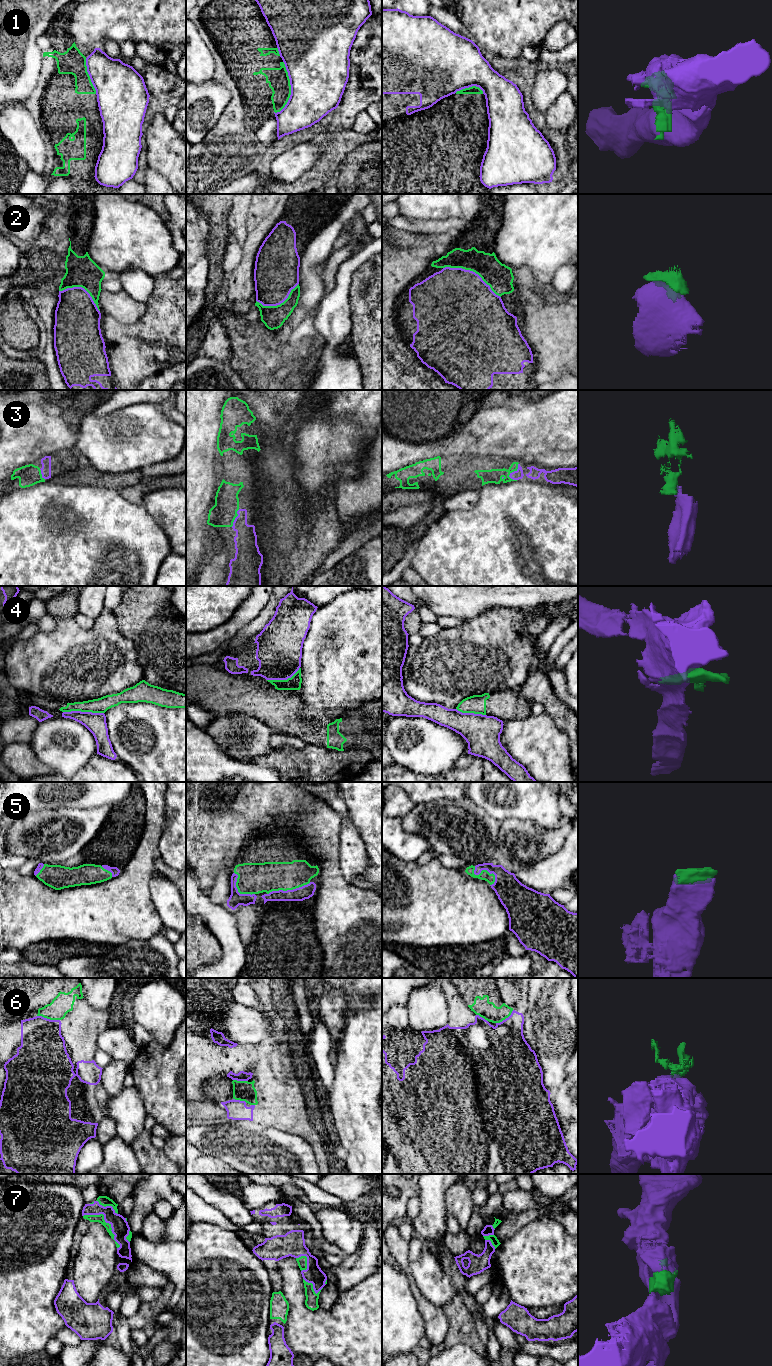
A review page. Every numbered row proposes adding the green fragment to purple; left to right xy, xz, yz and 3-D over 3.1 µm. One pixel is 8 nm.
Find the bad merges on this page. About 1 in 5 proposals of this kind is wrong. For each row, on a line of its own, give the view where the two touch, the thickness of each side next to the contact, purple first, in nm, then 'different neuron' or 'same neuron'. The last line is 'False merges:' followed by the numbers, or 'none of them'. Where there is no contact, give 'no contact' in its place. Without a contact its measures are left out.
1: xz | 480/170 nm | same neuron
2: yz | 480/220 nm | same neuron
3: yz | 80/110 nm | same neuron
4: xy | 160/120 nm | different neuron
5: xz | 110/240 nm | same neuron
6: xy | 360/160 nm | different neuron
7: xy | 140/60 nm | same neuron
False merges: 4, 6

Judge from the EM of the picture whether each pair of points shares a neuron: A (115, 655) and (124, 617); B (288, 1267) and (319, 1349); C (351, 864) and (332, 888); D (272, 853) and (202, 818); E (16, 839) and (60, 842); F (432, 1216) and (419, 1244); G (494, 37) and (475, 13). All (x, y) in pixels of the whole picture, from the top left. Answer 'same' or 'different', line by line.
A: different
B: same
C: different
D: different
E: same
F: different
G: same

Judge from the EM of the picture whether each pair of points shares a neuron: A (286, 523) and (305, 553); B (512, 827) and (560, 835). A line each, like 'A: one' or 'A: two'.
A: one
B: one

